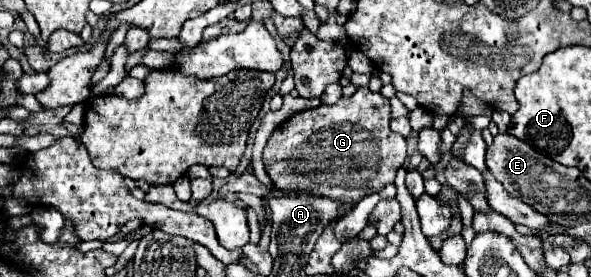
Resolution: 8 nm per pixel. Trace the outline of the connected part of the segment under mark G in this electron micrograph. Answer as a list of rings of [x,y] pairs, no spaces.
[[[358,87],[352,97],[342,97],[334,105],[318,105],[308,111],[294,113],[270,137],[264,149],[264,165],[272,183],[282,191],[308,191],[320,197],[334,197],[346,205],[358,203],[362,197],[382,191],[394,181],[396,171],[406,161],[406,139],[390,129],[390,101],[382,93]]]

